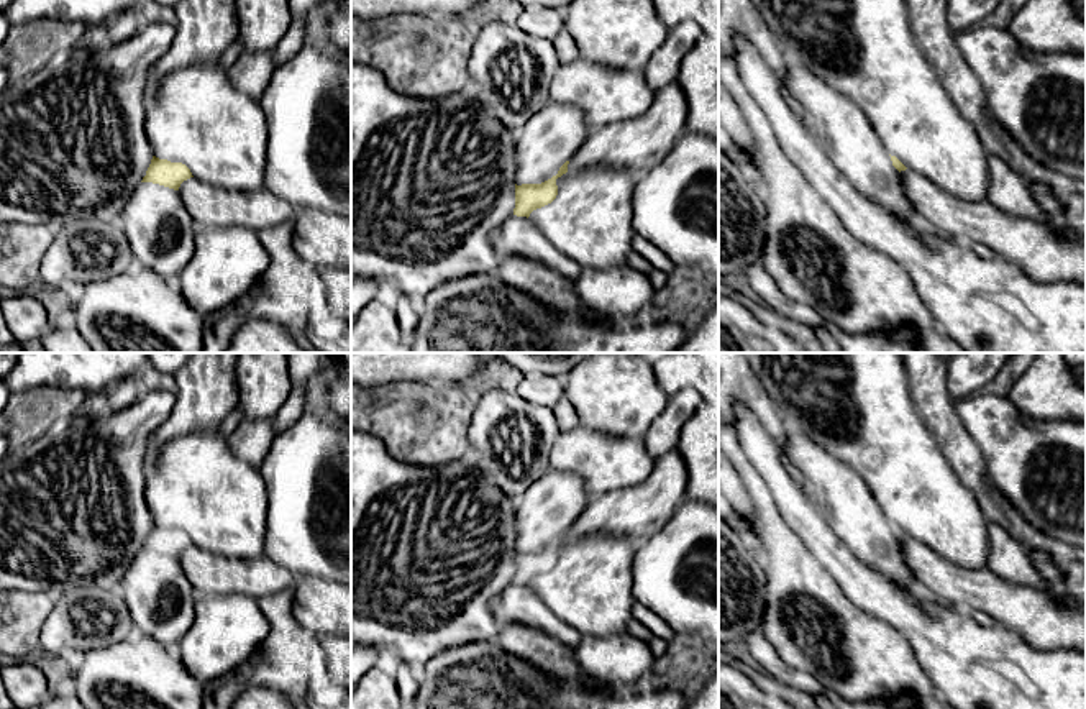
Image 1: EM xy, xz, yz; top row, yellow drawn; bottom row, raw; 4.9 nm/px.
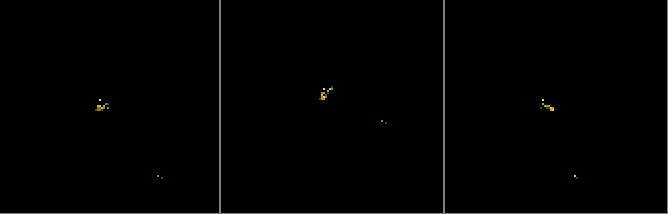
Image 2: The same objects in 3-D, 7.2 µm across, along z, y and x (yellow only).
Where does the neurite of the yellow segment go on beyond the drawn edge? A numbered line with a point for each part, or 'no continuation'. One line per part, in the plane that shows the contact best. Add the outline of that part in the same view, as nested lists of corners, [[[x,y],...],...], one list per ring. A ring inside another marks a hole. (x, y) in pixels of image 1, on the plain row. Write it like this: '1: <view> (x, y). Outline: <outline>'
1: xz (591, 588). Outline: [[[594,533],[556,547],[556,566],[530,581],[546,606],[581,635],[625,634],[632,619],[635,542]]]

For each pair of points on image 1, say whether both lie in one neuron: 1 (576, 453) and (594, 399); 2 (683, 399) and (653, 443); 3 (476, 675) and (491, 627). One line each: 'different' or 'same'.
1: different
2: same
3: different

